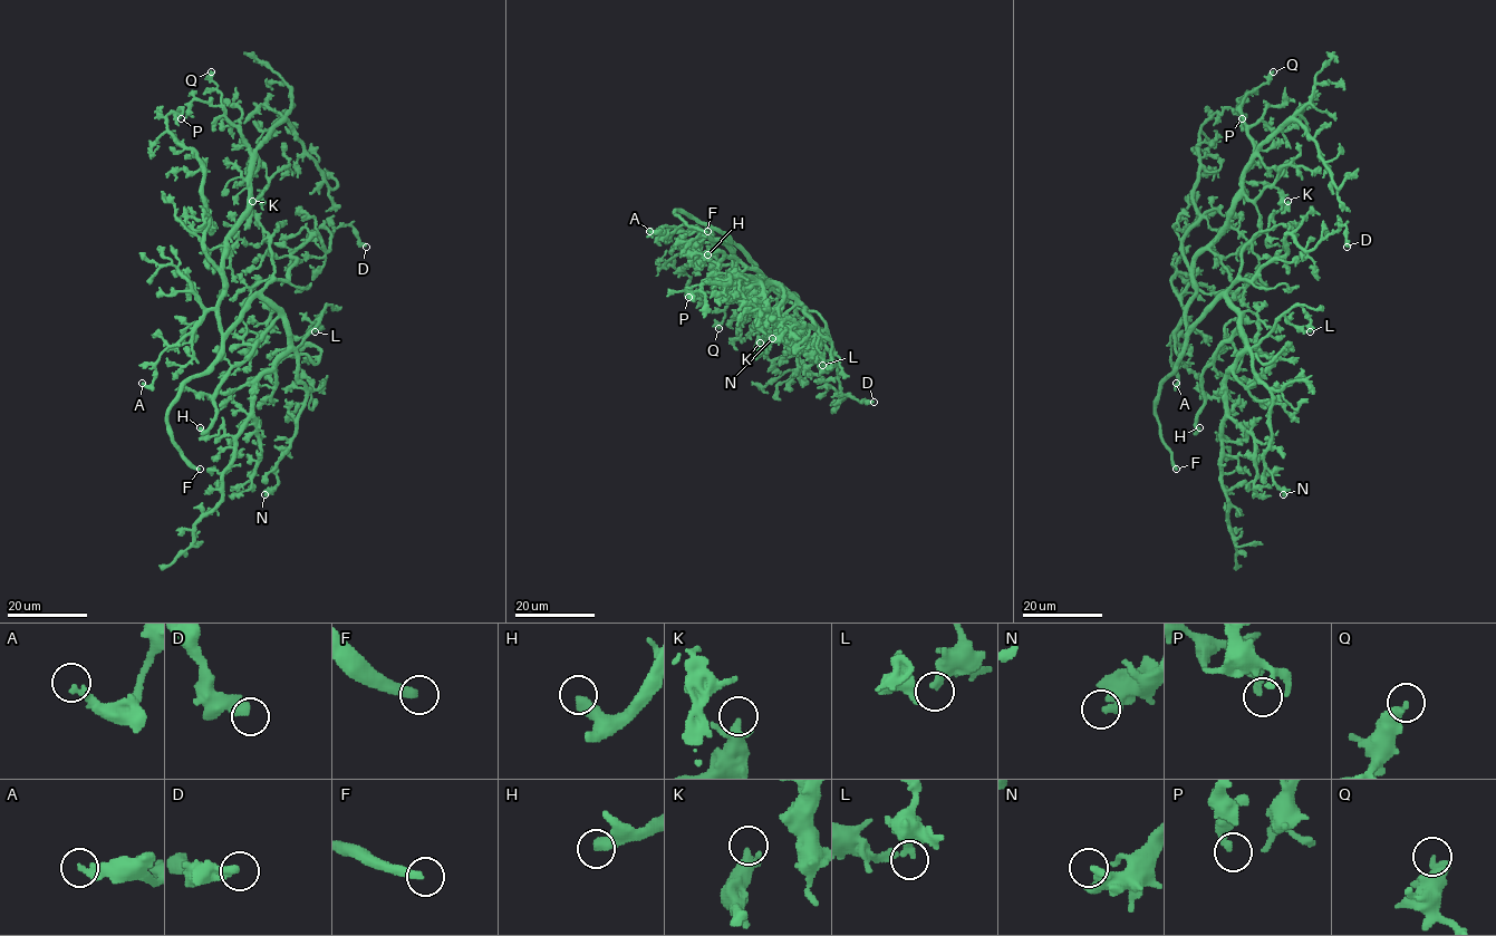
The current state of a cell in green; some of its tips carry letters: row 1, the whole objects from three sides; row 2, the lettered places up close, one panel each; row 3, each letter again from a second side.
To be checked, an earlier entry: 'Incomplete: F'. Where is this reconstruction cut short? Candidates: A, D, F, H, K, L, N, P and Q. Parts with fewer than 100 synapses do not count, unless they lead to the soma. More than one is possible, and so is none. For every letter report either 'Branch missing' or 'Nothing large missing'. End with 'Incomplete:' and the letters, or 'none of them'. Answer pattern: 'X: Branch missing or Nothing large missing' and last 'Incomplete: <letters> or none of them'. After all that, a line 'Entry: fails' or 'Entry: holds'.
A: Nothing large missing
D: Nothing large missing
F: Branch missing
H: Nothing large missing
K: Nothing large missing
L: Nothing large missing
N: Nothing large missing
P: Nothing large missing
Q: Nothing large missing
Incomplete: F
Entry: holds

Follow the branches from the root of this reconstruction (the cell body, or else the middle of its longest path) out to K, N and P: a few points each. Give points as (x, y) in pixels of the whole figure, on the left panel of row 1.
K: (225, 331), (274, 272), (268, 234), (251, 212), (252, 201)
N: (225, 331), (262, 297), (283, 320), (306, 391), (291, 447), (274, 470), (277, 484), (264, 494)
P: (225, 331), (221, 271), (203, 243), (202, 161), (166, 125), (180, 108), (181, 118)

